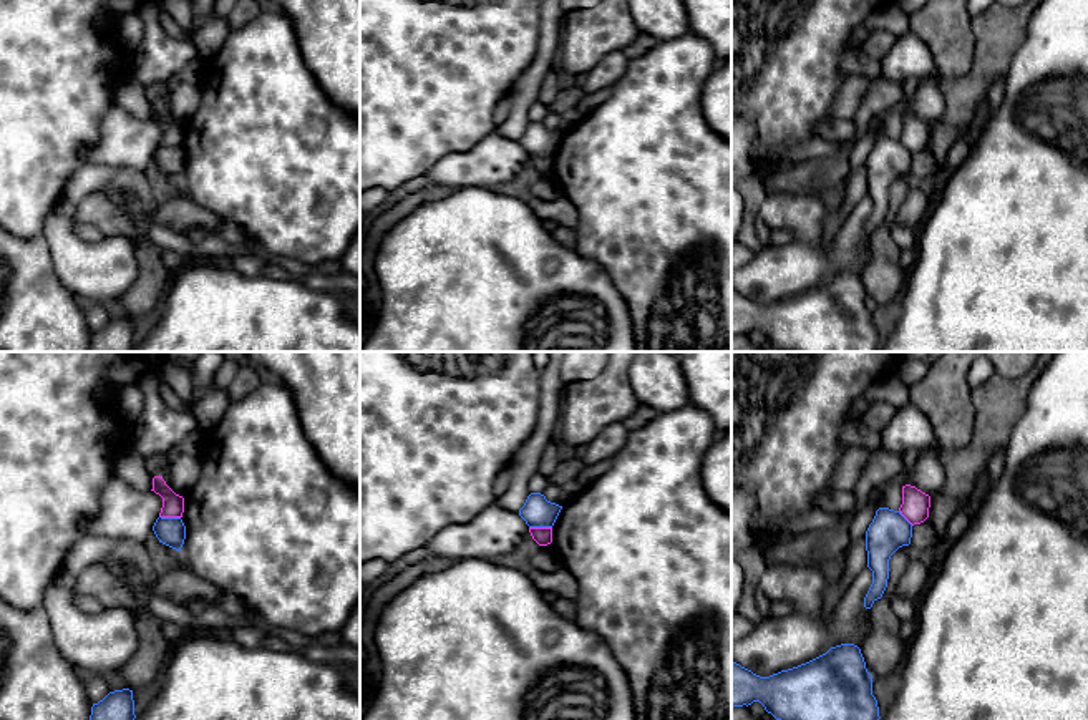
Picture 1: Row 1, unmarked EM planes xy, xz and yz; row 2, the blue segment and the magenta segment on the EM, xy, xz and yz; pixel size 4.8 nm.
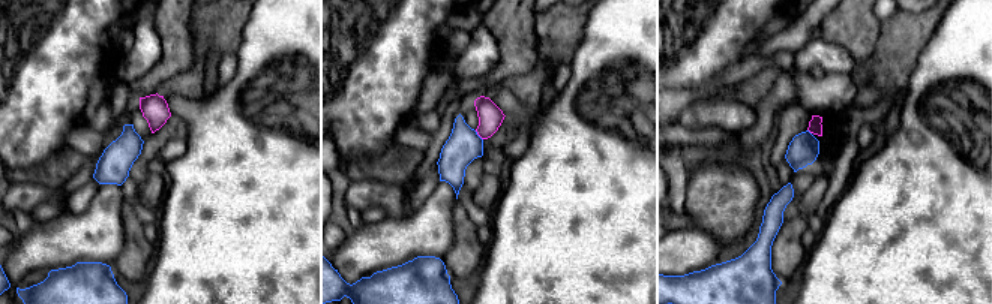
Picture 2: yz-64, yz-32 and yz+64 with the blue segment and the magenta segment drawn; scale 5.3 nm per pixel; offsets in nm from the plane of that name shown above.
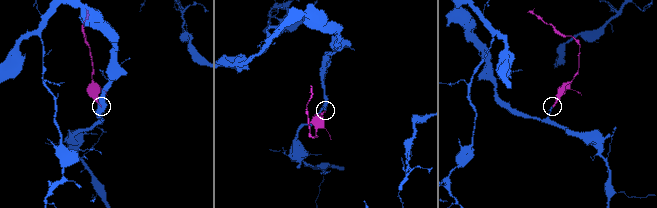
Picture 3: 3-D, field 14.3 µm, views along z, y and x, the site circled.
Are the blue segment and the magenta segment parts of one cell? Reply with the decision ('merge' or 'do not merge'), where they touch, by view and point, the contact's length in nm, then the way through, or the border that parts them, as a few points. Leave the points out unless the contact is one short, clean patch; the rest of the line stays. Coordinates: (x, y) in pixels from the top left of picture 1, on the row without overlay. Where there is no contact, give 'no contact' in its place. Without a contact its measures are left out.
do not merge | xz (541, 155) | 110 nm | along xz (529, 155), (551, 156)

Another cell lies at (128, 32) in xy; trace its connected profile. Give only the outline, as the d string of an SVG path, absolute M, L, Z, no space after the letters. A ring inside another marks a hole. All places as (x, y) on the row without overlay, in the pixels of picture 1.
M134 12L119 18L113 28L113 40L126 51L134 51L144 41L144 23Z

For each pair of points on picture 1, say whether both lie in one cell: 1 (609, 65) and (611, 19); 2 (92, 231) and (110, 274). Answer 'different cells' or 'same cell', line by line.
1: different cells
2: different cells

